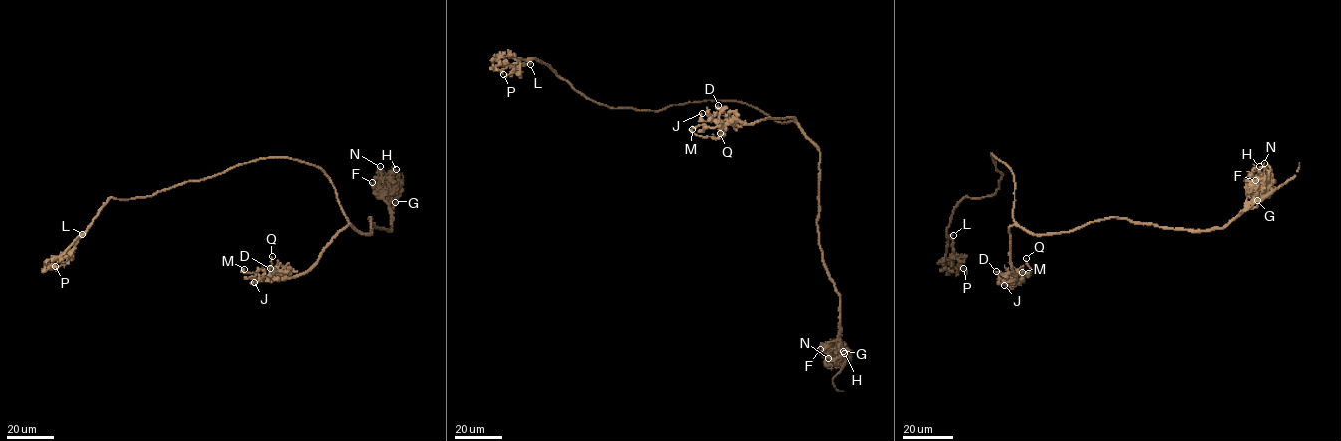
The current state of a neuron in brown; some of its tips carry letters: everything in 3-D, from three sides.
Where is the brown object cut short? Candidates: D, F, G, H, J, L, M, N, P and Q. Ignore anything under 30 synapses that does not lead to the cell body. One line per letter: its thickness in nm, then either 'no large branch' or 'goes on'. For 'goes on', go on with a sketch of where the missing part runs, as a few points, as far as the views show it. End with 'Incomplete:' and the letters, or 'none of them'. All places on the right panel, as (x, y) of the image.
D: calibre 170 nm; no large branch
F: calibre 220 nm; no large branch
G: calibre 220 nm; no large branch
H: calibre 150 nm; no large branch
J: calibre 320 nm; no large branch
L: calibre 550 nm; no large branch
M: calibre 190 nm; no large branch
N: calibre 240 nm; no large branch
P: calibre 200 nm; no large branch
Q: calibre 240 nm; no large branch
Incomplete: none of them

